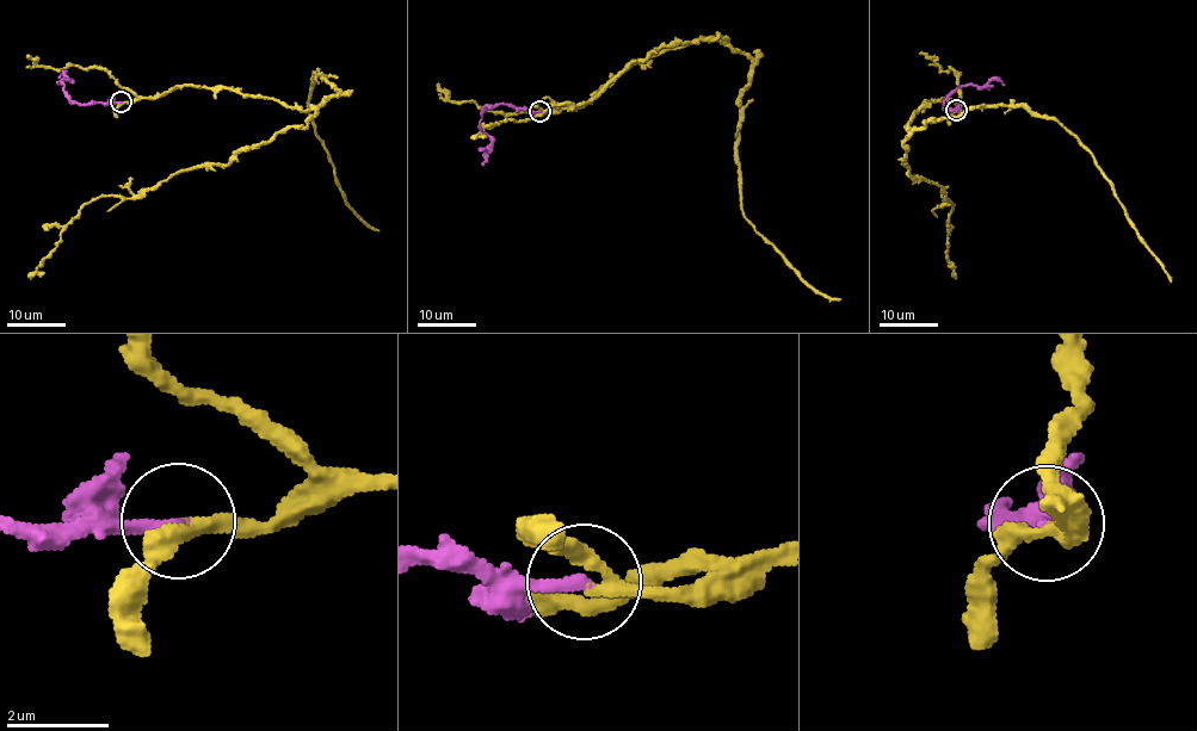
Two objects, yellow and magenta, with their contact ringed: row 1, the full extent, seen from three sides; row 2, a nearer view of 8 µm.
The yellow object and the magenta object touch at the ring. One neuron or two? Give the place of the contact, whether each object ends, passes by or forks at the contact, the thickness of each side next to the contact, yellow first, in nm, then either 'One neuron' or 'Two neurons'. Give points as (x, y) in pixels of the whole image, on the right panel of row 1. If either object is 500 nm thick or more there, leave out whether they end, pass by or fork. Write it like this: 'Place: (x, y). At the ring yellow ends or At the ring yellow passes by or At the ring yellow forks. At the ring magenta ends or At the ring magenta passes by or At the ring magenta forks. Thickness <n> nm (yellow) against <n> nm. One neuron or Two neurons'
Place: (956, 110). At the ring yellow passes by. At the ring magenta ends. Thickness 200 nm (yellow) against 240 nm. One neuron

